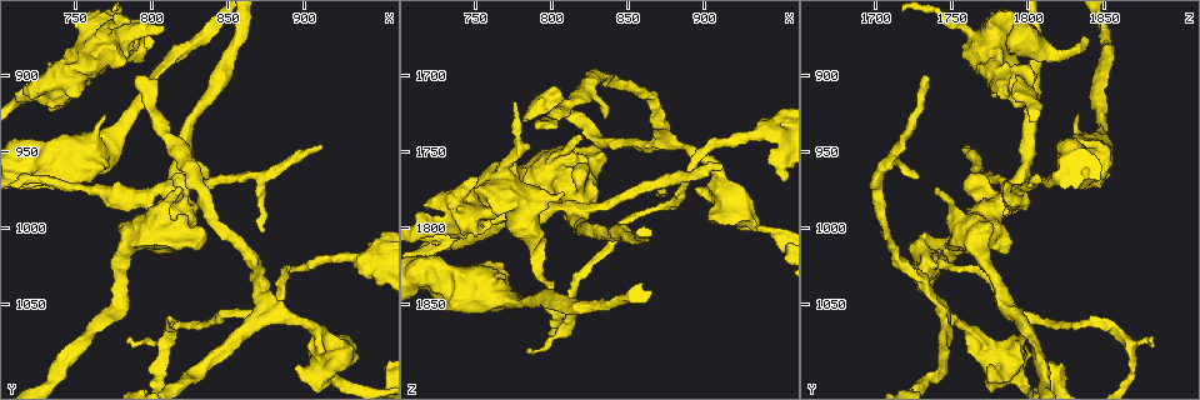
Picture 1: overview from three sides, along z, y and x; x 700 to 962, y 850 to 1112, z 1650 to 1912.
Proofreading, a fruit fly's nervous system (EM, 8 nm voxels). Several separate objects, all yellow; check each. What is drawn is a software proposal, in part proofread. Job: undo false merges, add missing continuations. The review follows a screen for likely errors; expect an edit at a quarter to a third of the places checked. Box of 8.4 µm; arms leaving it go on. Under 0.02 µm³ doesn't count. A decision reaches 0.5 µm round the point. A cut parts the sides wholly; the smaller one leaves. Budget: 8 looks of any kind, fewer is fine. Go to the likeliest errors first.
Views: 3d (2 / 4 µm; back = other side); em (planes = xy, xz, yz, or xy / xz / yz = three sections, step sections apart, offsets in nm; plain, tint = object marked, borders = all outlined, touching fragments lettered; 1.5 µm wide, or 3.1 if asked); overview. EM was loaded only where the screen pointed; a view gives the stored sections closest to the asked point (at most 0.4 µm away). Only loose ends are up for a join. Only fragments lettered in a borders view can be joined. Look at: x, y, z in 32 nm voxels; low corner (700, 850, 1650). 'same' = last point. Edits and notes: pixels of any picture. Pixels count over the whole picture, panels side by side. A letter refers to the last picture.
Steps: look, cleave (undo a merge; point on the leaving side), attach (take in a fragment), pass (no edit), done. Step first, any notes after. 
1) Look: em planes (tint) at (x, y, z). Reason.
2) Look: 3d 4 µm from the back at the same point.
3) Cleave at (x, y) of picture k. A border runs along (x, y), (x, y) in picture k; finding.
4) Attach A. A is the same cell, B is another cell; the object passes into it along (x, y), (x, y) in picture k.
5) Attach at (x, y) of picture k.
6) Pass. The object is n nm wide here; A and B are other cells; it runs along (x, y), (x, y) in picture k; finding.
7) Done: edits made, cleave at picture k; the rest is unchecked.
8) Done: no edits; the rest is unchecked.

Look: 3d 2 µm at (800, 874, 1836). Free end.

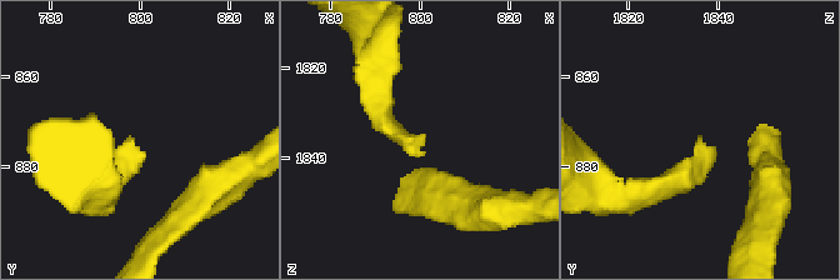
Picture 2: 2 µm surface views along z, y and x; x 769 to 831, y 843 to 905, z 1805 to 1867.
Look: em planes (borders) at (798, 873, 1836). Shape alone is not enough.

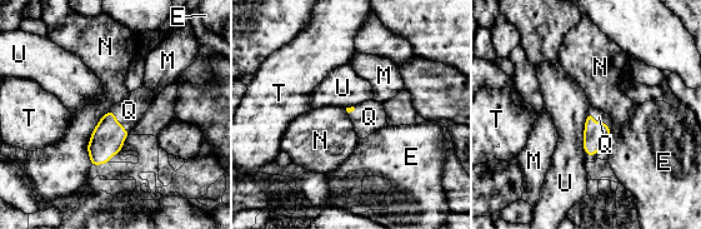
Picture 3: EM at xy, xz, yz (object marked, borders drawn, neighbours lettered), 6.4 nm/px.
Attach Q. Q is the same cell, E, M, N, T and U are other cells; the object passes into it along (595, 134), (601, 123), (599, 117) in picture 3; it goes on there.

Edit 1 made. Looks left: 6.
Look: 3d 4 µm at (910, 946, 1760). Branch stops here.

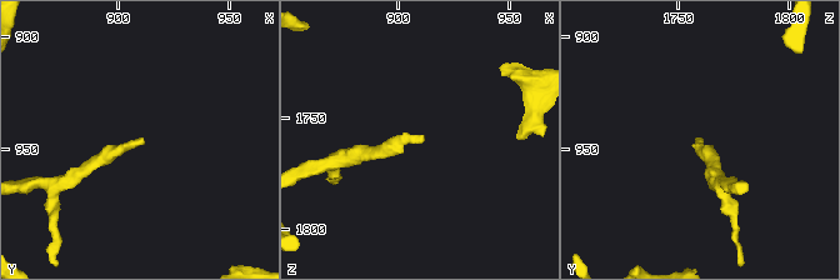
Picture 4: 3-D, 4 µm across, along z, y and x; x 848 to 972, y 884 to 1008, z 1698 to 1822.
Look: em yz step 4 (borders) at (910, 946, 1760). Shape alone is not enough.

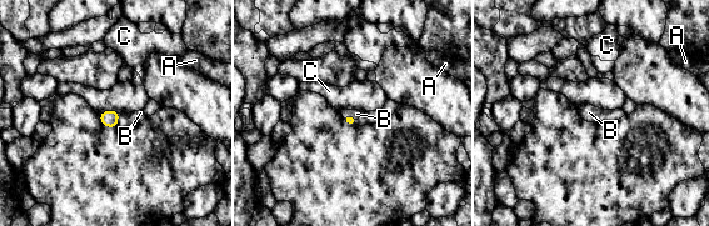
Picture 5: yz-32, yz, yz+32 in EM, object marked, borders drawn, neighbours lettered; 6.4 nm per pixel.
Look: em xz step 4 (borders) at the same point.

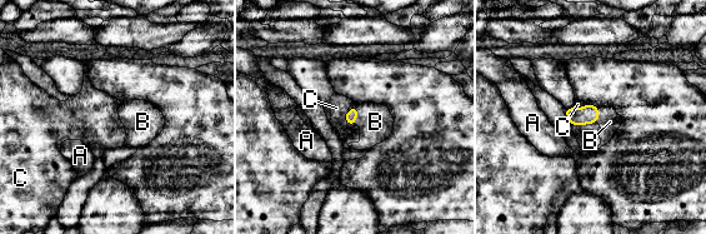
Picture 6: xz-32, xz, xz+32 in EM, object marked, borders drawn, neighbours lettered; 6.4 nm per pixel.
Attach B. B is the same cell, A and C are other cells; the object passes into it along (351, 115), (356, 115), (375, 122) in picture 6; it goes on there.

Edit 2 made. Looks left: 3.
Look: overview.

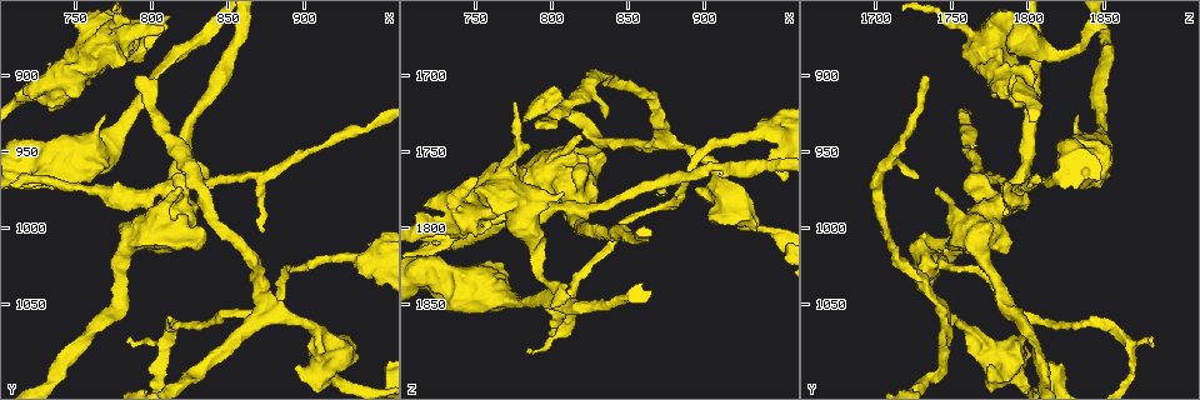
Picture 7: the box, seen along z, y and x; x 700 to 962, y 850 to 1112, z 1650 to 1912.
Look: em planes (tint) at (724, 968, 1808). Abrupt turn.

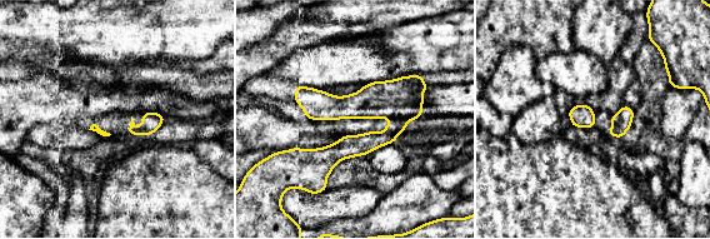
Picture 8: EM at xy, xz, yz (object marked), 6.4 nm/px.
Look: em planes (borders) at the same point.

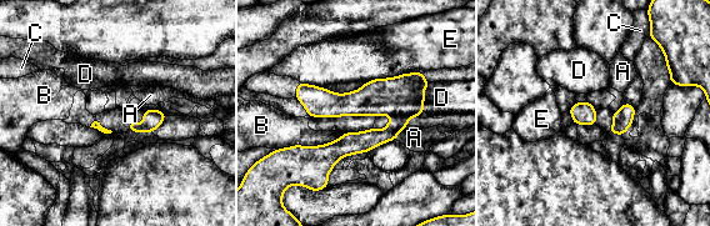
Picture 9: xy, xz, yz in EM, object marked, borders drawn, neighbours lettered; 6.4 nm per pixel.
Pass. A, B, C, D and E are other cells; a border runs along (345, 132), (329, 142), (278, 149) in picture 9; all the same cell.

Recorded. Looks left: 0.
Done: edits made, attach at picture 3, attach at picture 6; the rest is unchecked.

